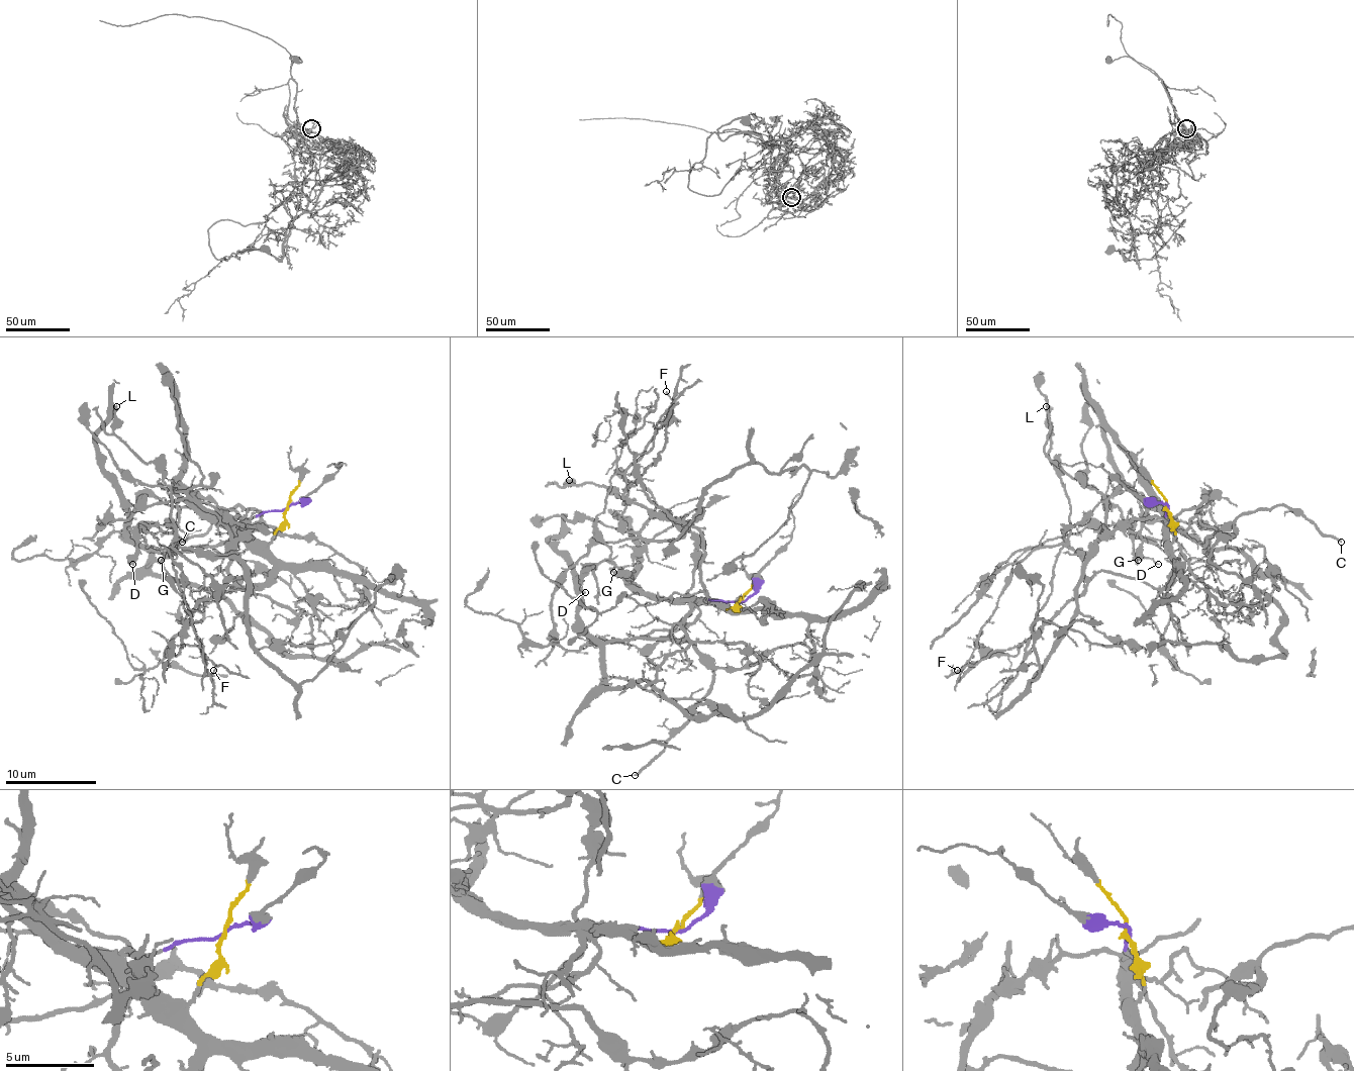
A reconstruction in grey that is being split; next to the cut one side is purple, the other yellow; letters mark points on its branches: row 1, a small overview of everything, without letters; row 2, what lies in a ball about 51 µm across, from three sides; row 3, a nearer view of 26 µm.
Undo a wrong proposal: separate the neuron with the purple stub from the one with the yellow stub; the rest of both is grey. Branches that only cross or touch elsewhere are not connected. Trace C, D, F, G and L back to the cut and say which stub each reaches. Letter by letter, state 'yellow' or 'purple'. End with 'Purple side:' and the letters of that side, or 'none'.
C: yellow
D: yellow
F: yellow
G: yellow
L: purple
Purple side: L

